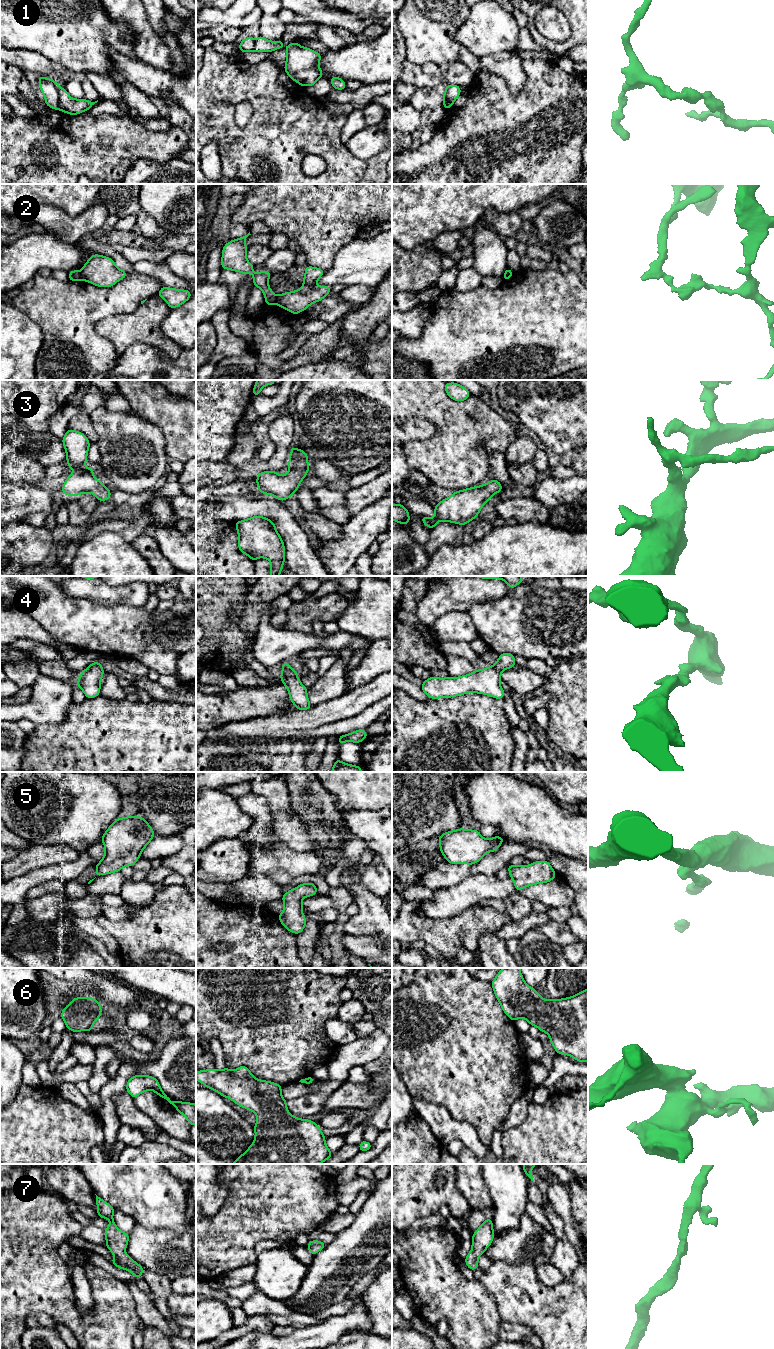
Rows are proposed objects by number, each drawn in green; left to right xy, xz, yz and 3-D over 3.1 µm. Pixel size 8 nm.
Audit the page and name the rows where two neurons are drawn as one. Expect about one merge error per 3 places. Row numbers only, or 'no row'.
1, 2

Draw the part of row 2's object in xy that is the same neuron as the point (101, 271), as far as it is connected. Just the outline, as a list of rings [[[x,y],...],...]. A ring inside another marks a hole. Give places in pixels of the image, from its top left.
[[[93,254],[80,271],[82,280],[99,287],[112,287],[127,276],[114,261],[106,256]]]

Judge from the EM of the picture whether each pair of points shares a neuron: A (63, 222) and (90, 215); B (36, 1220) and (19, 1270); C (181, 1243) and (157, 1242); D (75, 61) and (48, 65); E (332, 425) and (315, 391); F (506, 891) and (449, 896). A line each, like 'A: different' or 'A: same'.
A: same
B: same
C: same
D: different
E: same
F: same

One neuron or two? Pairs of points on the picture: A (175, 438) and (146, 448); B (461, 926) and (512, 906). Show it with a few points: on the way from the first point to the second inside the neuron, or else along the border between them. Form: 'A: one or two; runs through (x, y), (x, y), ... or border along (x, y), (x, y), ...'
A: two; border along (151, 422), (161, 430), (170, 459)
B: two; border along (504, 913), (513, 920)

